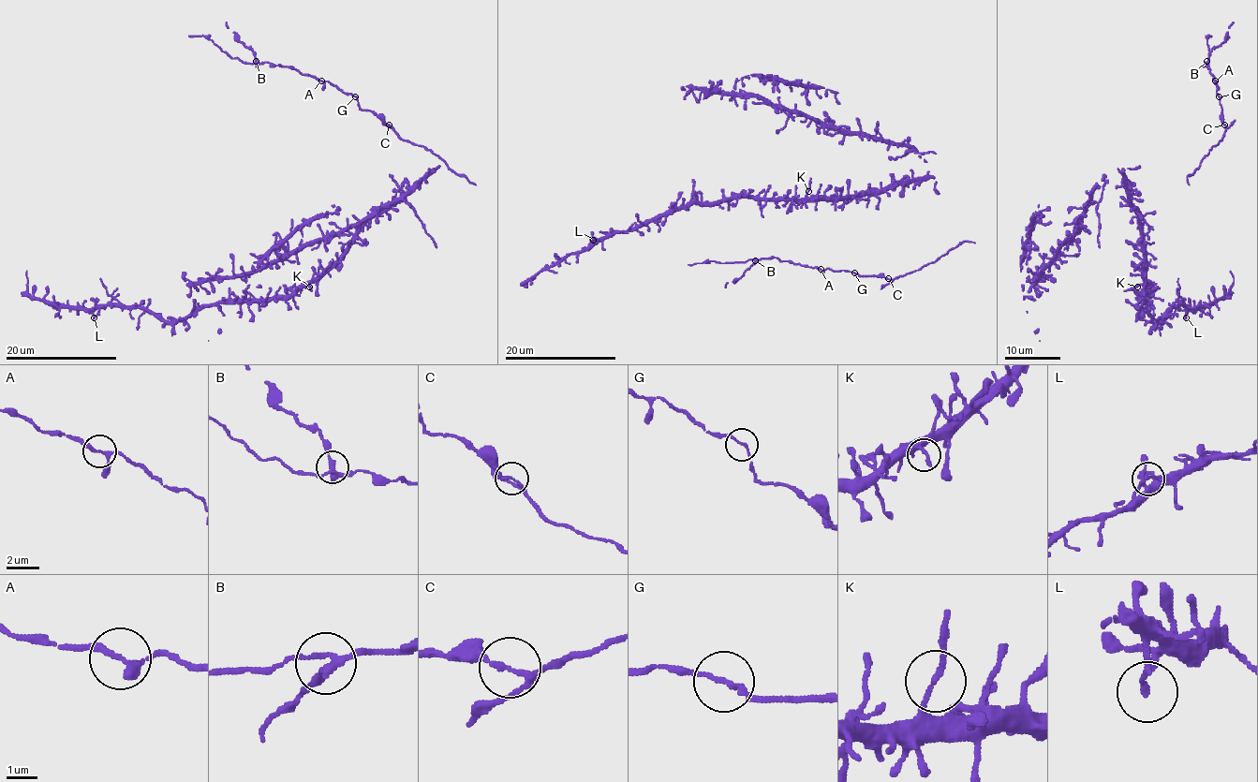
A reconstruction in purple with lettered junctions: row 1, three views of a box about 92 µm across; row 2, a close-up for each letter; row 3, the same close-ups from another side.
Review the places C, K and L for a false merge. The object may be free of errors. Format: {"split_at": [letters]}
{"split_at": []}

